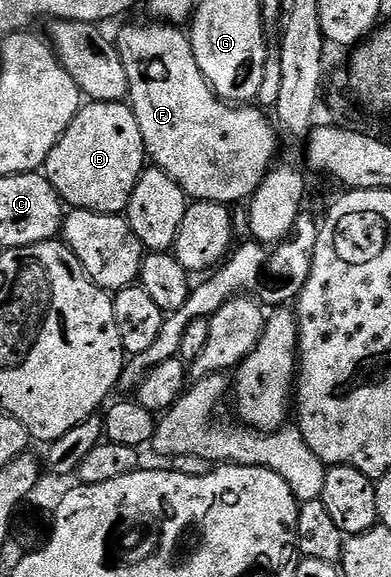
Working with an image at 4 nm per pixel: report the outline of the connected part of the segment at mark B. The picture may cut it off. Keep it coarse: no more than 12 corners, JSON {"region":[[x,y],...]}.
{"region":[[124,101],[81,104],[42,172],[65,206],[120,215],[145,167]]}

